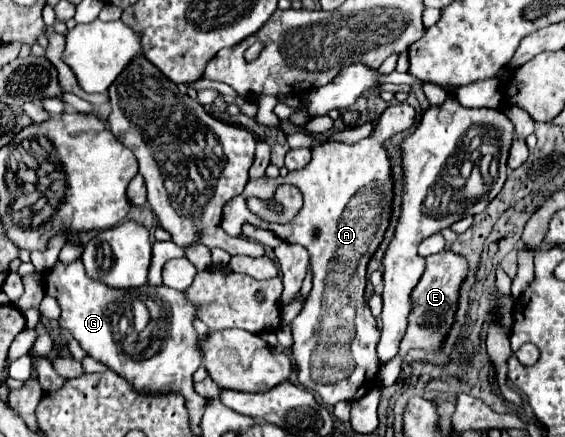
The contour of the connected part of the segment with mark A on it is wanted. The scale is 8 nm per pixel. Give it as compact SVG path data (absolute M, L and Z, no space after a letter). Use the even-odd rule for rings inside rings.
M399 102L389 104L389 108L381 114L381 118L379 118L379 122L377 122L377 128L373 130L371 138L361 140L361 142L357 142L355 146L349 146L349 144L343 144L343 142L327 140L327 142L317 144L317 146L313 148L313 158L311 158L311 162L307 164L307 168L303 168L303 170L295 170L295 172L289 172L289 176L285 176L285 178L270 179L264 175L263 192L275 192L279 185L287 184L287 182L289 182L289 184L297 186L297 188L301 190L301 194L303 194L305 204L303 204L301 212L299 212L291 222L287 222L287 224L269 224L269 222L264 220L261 222L261 220L259 220L255 214L251 214L249 208L245 206L245 196L237 196L235 200L229 200L229 202L223 206L223 222L221 222L221 226L223 226L223 230L225 230L229 236L241 236L241 234L243 234L243 232L241 232L243 224L251 224L251 226L255 226L255 228L263 228L263 230L273 232L277 238L281 238L281 240L285 242L303 244L303 246L309 250L309 254L311 254L311 272L313 272L313 290L311 290L311 294L309 294L309 298L307 298L305 308L301 310L301 314L291 322L291 330L293 330L293 348L291 348L291 350L293 350L293 356L295 356L299 382L301 382L307 390L313 390L315 394L319 394L321 400L323 400L325 404L329 404L329 406L335 406L339 400L347 400L347 402L351 402L351 400L359 400L361 396L365 396L365 394L375 386L375 376L377 376L377 372L379 372L379 358L377 358L377 350L375 350L375 346L377 346L377 342L379 342L379 330L377 330L377 322L375 322L371 310L367 308L367 302L365 302L365 296L363 296L363 292L365 292L365 284L367 284L367 280L365 280L365 272L367 272L367 264L369 264L371 256L375 254L375 250L379 248L379 244L381 244L381 240L383 240L383 236L385 236L385 230L387 230L387 226L389 226L389 218L391 218L391 204L393 204L393 176L391 176L391 156L389 156L389 152L385 150L385 144L387 144L387 140L389 140L391 136L409 130L409 128L413 126L413 122L415 122L415 110L413 110L407 102L403 102L403 104L399 104ZM333 274L351 274L351 276L349 276L349 284L347 284L347 280L343 280L343 276L333 276ZM331 328L345 328L347 334L351 336L349 344L341 346L339 340L331 336L331 334L333 334ZM363 384L365 384L365 394L357 394L357 390L359 390Z

